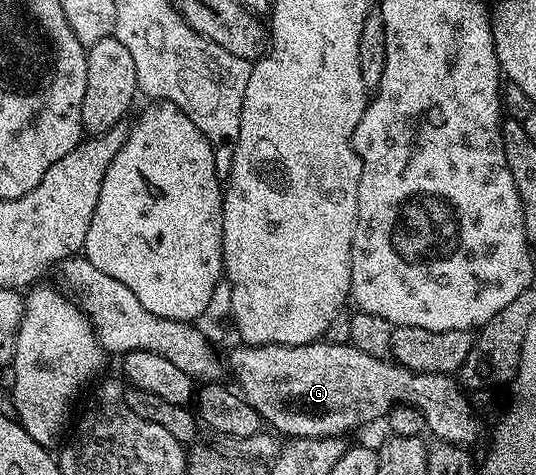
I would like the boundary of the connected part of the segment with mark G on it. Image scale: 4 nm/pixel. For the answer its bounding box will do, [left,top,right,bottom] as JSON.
[225,340,479,448]

